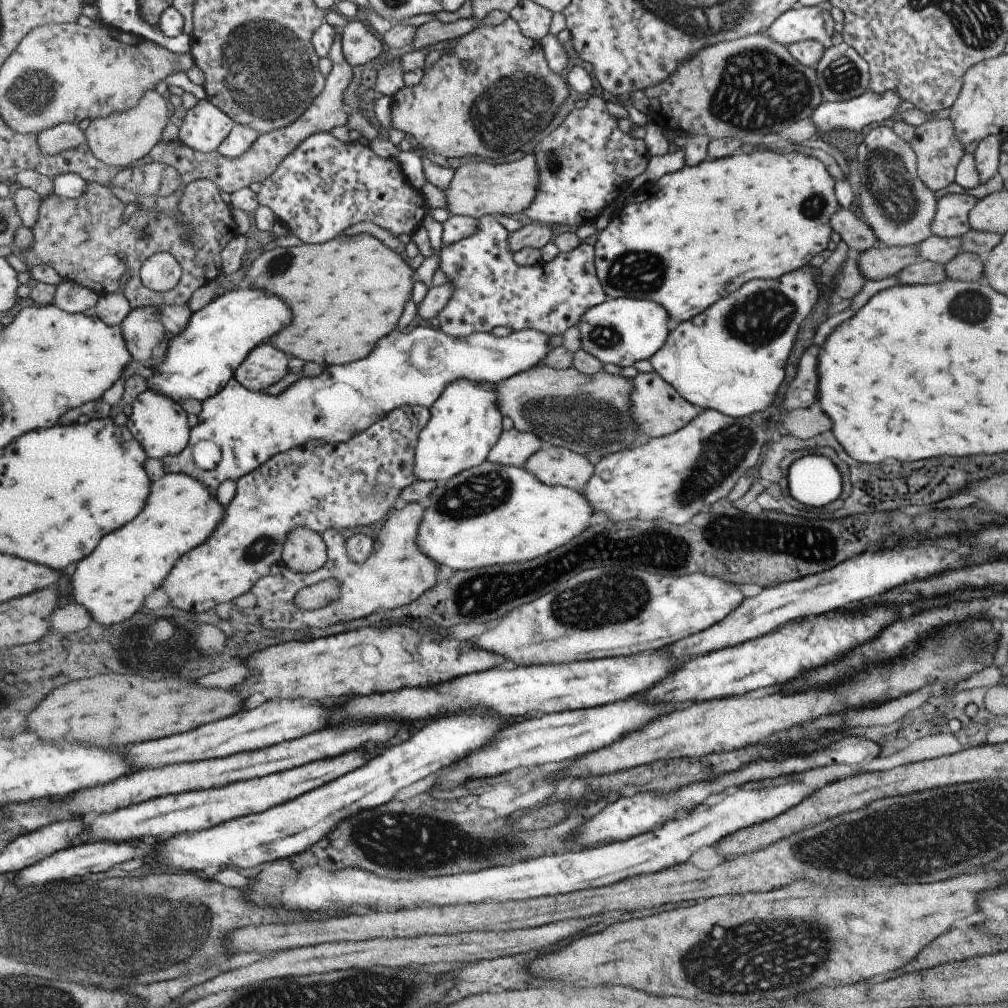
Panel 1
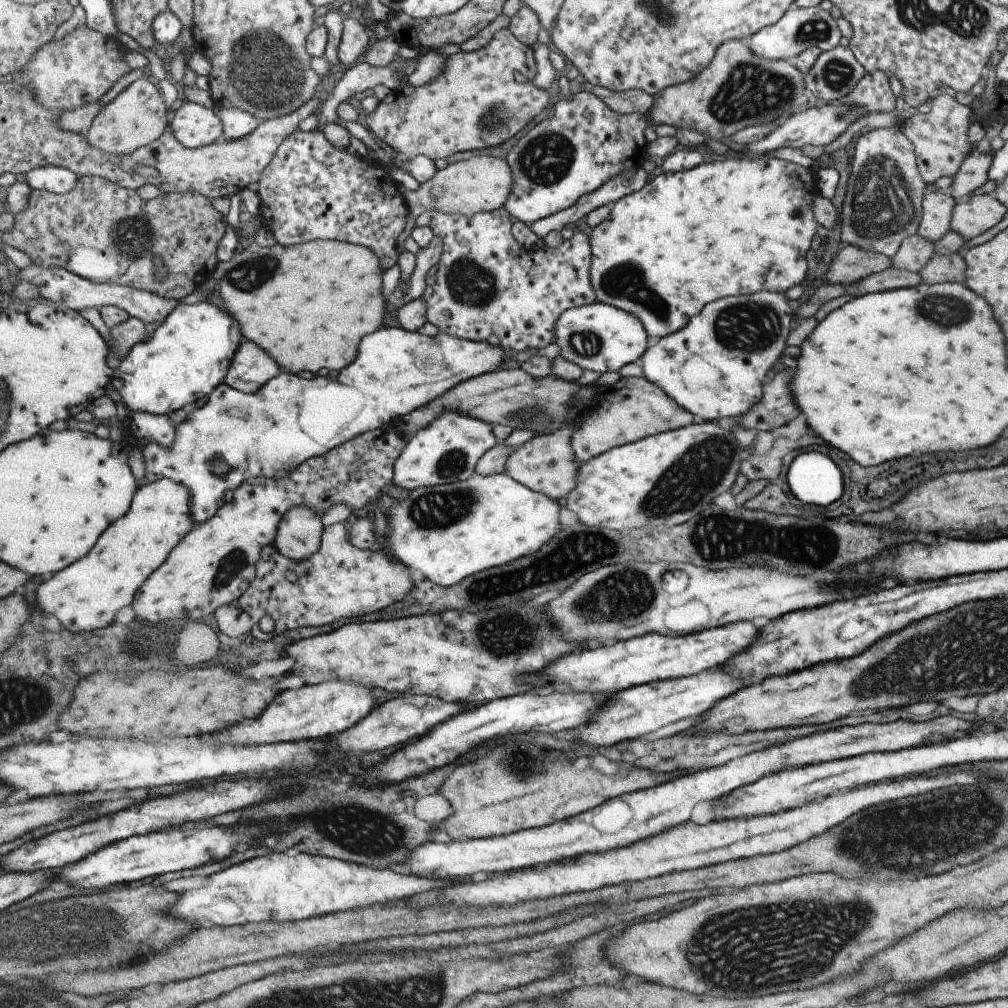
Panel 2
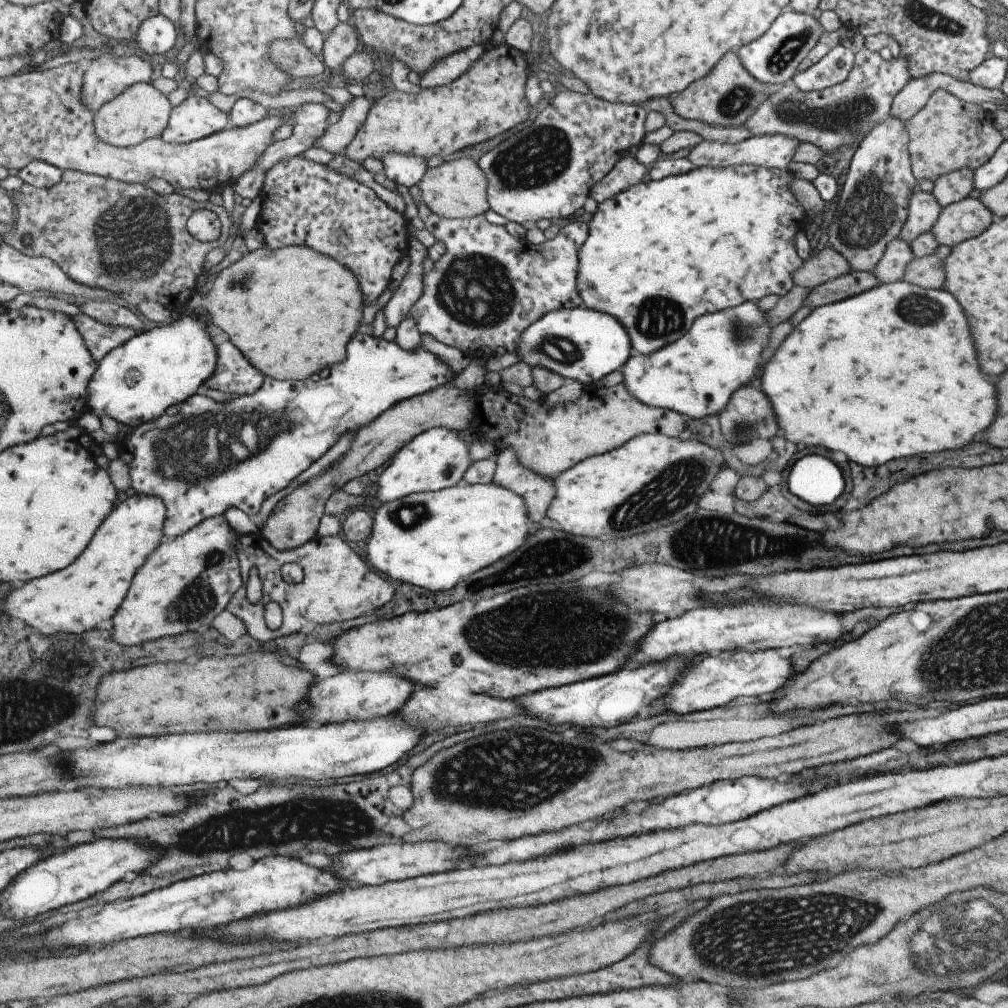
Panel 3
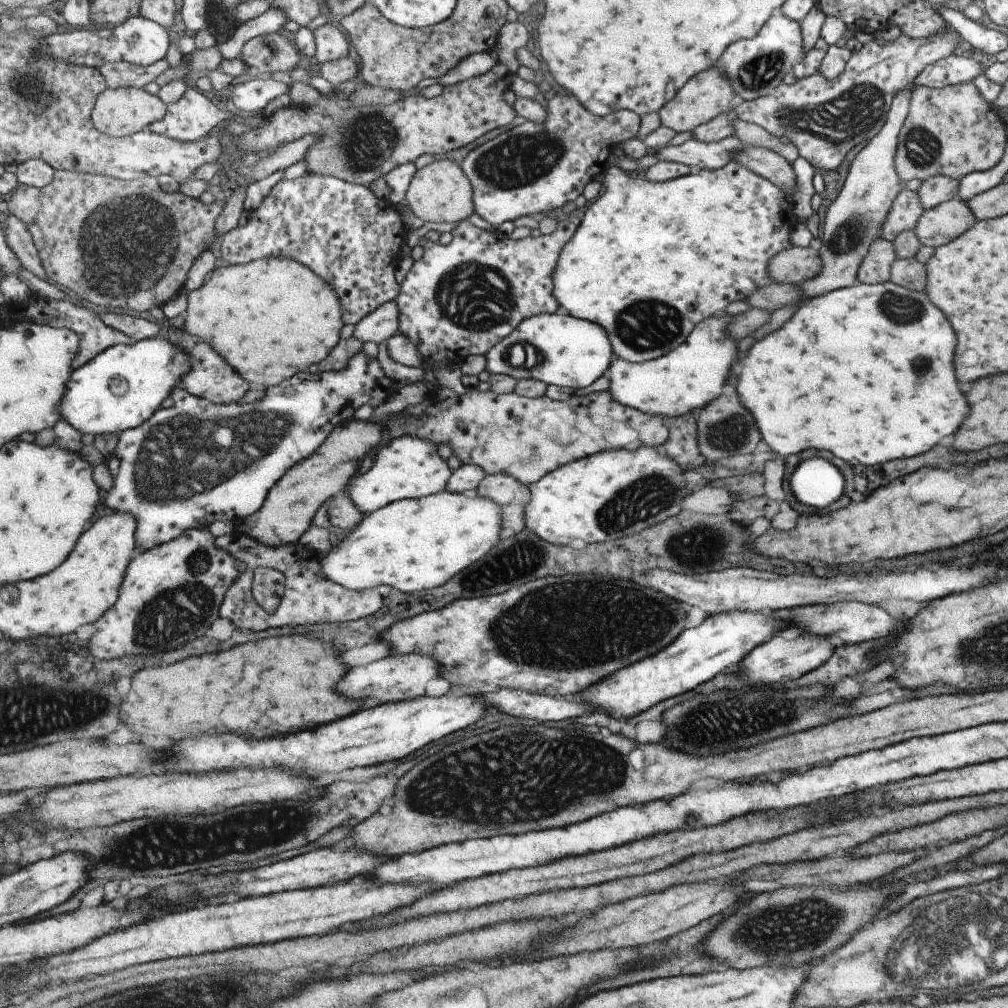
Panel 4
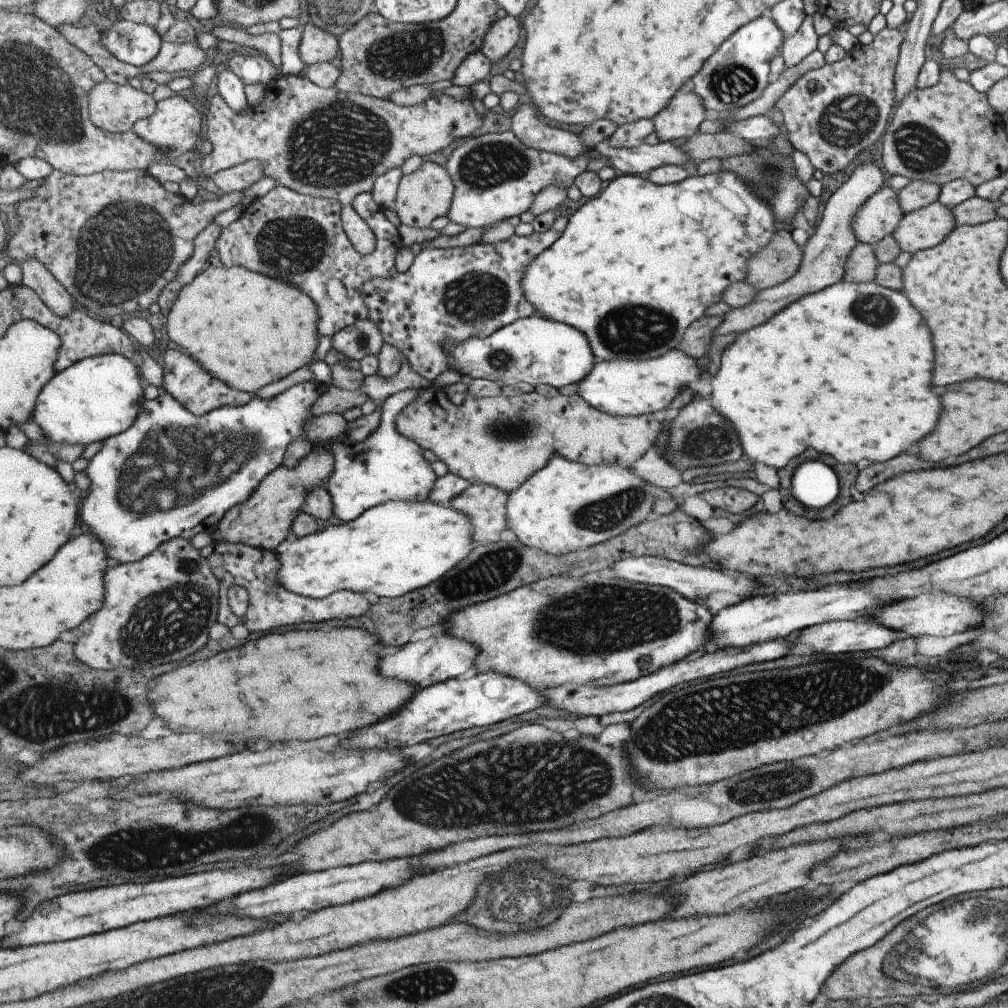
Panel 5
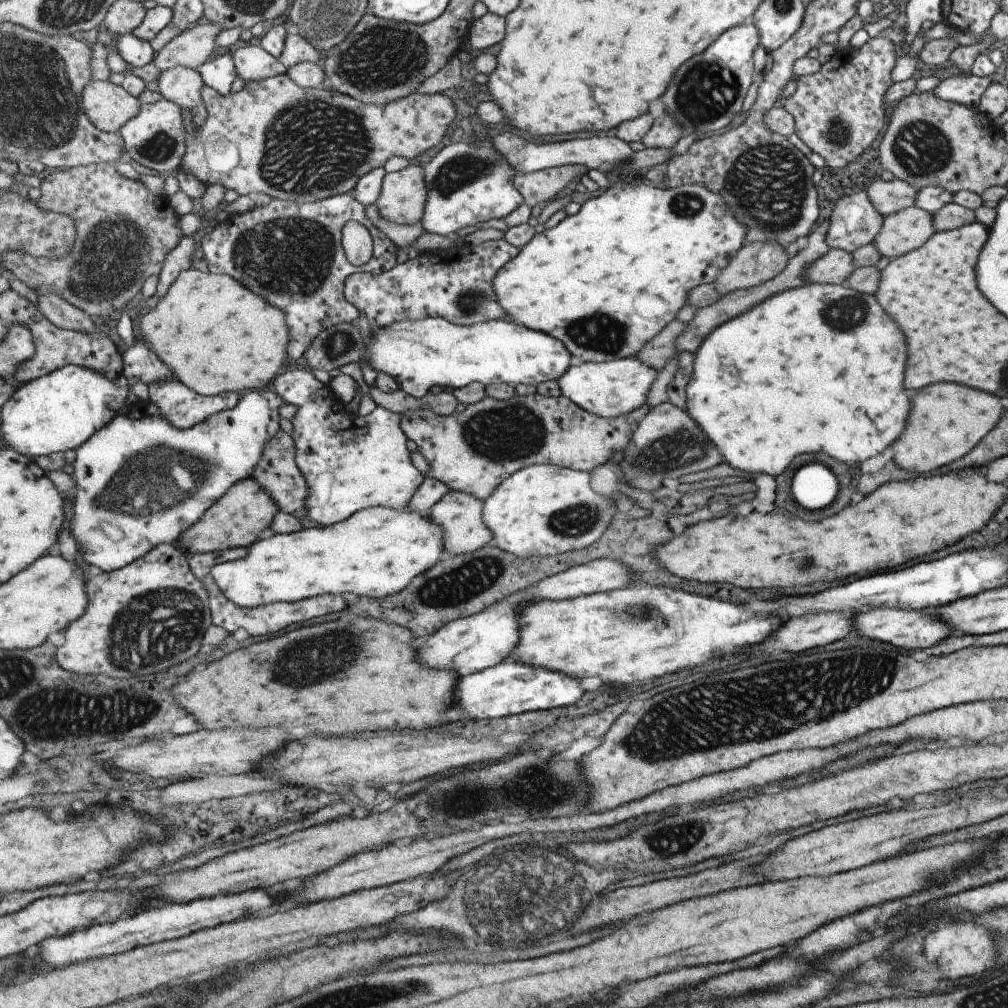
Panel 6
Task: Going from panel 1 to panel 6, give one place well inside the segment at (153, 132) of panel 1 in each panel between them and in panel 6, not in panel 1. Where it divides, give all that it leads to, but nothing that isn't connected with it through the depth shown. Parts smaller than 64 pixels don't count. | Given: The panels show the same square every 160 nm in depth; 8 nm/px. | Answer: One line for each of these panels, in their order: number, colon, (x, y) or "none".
2: (137, 117)
3: (141, 112)
4: (123, 112)
5: (115, 108)
6: (110, 107)

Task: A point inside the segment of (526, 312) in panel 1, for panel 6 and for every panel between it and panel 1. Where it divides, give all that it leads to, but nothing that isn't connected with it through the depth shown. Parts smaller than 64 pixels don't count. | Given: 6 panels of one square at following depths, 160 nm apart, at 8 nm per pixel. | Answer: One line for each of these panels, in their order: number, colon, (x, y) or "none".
2: (487, 283)
3: (488, 287)
4: (461, 299)
5: (458, 293)
6: (457, 283)

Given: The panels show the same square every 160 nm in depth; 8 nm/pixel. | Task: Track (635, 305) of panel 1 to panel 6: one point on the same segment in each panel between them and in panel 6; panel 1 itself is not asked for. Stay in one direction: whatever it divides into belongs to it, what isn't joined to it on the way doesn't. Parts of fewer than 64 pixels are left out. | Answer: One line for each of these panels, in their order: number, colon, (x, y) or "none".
2: (599, 337)
3: (581, 344)
4: (556, 348)
5: (533, 350)
6: (420, 354)

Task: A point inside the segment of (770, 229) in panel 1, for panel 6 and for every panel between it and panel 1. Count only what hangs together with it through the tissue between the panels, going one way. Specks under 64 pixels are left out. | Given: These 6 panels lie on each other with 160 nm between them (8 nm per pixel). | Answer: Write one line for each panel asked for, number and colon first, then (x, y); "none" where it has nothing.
2: (728, 227)
3: (657, 255)
4: (649, 260)
5: (637, 264)
6: (604, 281)

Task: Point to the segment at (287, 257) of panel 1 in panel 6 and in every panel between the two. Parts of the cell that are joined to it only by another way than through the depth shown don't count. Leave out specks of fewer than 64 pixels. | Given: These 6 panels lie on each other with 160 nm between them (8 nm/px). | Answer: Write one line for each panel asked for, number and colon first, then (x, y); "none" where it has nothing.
2: (309, 305)
3: (293, 311)
4: (272, 318)
5: (247, 329)
6: (220, 337)

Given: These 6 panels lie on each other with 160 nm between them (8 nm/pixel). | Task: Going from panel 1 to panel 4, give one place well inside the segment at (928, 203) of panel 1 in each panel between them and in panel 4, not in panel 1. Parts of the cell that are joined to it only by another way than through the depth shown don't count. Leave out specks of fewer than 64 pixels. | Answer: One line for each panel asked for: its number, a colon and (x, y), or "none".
2: (882, 205)
3: (872, 205)
4: (853, 220)

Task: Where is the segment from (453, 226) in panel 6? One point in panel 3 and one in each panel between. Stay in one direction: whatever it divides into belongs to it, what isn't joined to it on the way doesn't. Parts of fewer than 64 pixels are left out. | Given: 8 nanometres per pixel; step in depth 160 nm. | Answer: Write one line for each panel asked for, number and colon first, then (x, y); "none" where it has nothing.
3: (544, 171)
4: (534, 167)
5: (497, 176)

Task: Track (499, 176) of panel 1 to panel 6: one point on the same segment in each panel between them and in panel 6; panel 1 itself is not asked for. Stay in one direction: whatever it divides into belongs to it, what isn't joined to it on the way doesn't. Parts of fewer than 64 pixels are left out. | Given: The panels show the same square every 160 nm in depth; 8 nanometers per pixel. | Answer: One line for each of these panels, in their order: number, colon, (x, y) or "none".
2: (484, 183)
3: (458, 189)
4: (440, 192)
5: (428, 192)
6: (404, 199)

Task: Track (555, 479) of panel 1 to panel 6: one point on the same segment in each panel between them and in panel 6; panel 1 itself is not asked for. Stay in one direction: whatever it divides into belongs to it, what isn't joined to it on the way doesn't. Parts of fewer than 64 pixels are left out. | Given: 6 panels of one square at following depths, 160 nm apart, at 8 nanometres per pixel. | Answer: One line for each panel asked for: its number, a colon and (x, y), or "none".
2: (546, 463)
3: (538, 491)
4: (513, 495)
5: (486, 504)
6: (461, 514)

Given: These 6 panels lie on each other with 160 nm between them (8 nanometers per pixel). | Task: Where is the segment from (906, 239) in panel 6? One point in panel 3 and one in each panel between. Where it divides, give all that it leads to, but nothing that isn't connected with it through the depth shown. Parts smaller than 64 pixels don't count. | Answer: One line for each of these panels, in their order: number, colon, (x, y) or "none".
3: (966, 218)
4: (937, 226)
5: (924, 228)

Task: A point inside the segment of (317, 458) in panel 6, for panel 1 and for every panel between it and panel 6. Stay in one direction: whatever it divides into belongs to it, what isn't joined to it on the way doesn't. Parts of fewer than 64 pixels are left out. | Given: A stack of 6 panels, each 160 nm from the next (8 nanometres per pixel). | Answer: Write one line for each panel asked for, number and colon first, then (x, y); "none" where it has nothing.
1: (466, 423)
2: (447, 451)
3: (438, 458)
4: (409, 467)
5: (387, 466)

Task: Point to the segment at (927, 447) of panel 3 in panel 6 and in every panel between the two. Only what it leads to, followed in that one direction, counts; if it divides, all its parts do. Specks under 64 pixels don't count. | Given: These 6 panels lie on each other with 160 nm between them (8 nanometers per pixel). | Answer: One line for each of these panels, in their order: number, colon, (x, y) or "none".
4: (819, 381)
5: (790, 384)
6: (759, 391)

